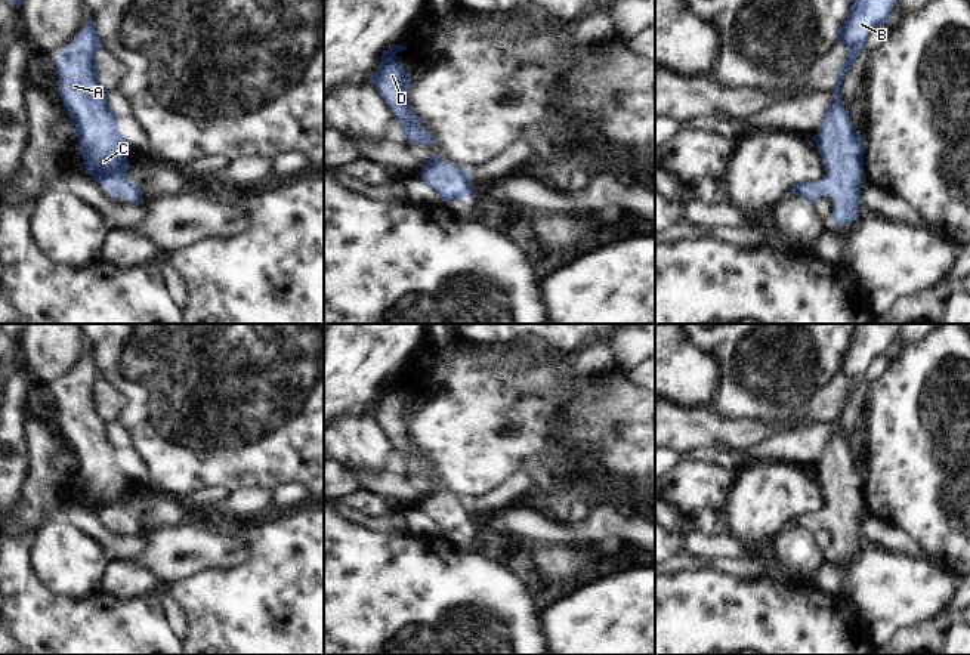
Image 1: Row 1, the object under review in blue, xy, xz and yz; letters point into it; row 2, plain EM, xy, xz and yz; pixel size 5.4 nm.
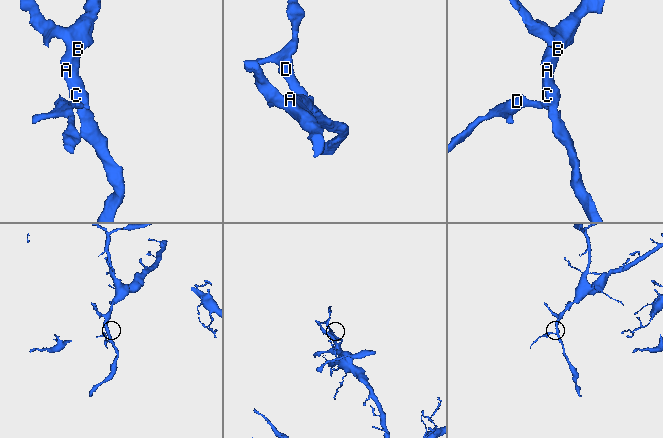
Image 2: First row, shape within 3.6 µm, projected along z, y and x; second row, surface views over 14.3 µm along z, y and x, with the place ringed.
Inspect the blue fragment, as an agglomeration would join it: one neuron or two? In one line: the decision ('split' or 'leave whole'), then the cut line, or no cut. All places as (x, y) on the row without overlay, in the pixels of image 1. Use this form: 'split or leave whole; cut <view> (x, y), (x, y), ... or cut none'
leave whole; cut none

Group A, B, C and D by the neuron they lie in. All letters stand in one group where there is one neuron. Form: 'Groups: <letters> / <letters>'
Groups: A B C D

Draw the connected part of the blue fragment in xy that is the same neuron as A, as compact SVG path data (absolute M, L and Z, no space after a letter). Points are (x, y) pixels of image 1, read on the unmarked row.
M93 350L74 371L59 380L58 399L61 432L75 455L84 500L111 526L124 526L132 535L143 534L136 515L127 515L127 485L132 478L120 464L115 445L106 436L108 421L96 399L96 384L102 379Z

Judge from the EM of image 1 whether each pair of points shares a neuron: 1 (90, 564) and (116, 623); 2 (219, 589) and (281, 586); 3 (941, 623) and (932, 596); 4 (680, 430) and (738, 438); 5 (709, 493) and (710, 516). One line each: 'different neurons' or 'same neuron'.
1: different neurons
2: same neuron
3: different neurons
4: same neuron
5: different neurons

